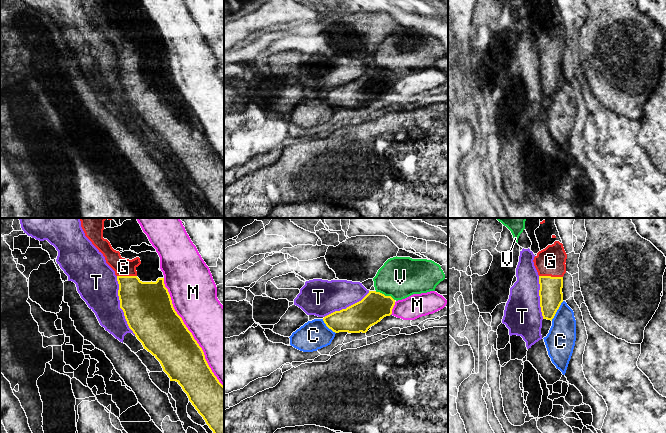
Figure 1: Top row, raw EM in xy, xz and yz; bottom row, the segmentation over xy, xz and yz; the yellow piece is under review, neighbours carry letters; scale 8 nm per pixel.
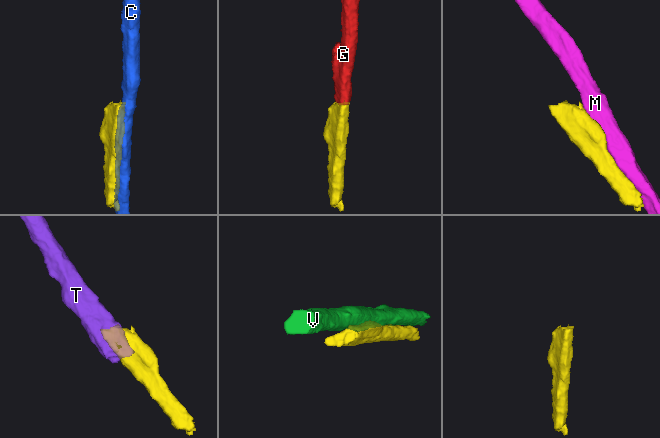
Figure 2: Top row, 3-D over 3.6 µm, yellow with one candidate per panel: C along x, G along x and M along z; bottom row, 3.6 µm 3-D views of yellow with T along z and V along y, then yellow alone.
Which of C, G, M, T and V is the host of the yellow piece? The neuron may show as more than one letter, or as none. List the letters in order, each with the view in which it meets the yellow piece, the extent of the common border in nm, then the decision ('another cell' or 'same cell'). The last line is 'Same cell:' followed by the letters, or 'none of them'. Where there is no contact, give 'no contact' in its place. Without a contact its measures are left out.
C: meets yellow in yz; contact 190 nm long; another cell
G: meets yellow in yz; contact 190 nm long; same cell
M: meets yellow in xy; contact 1000 nm long; another cell
T: meets yellow in xy; contact 500 nm long; another cell
V: meets yellow in xz; contact 180 nm long; another cell
Same cell: G

